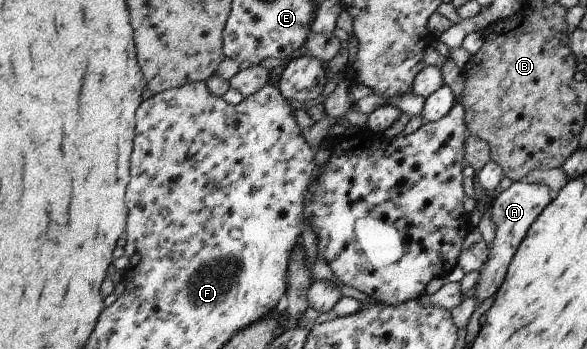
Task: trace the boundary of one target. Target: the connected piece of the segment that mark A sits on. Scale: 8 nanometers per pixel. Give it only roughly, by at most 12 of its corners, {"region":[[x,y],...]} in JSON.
{"region":[[520,181],[491,210],[495,238],[474,286],[477,308],[500,291],[512,259],[549,206],[549,188]]}

